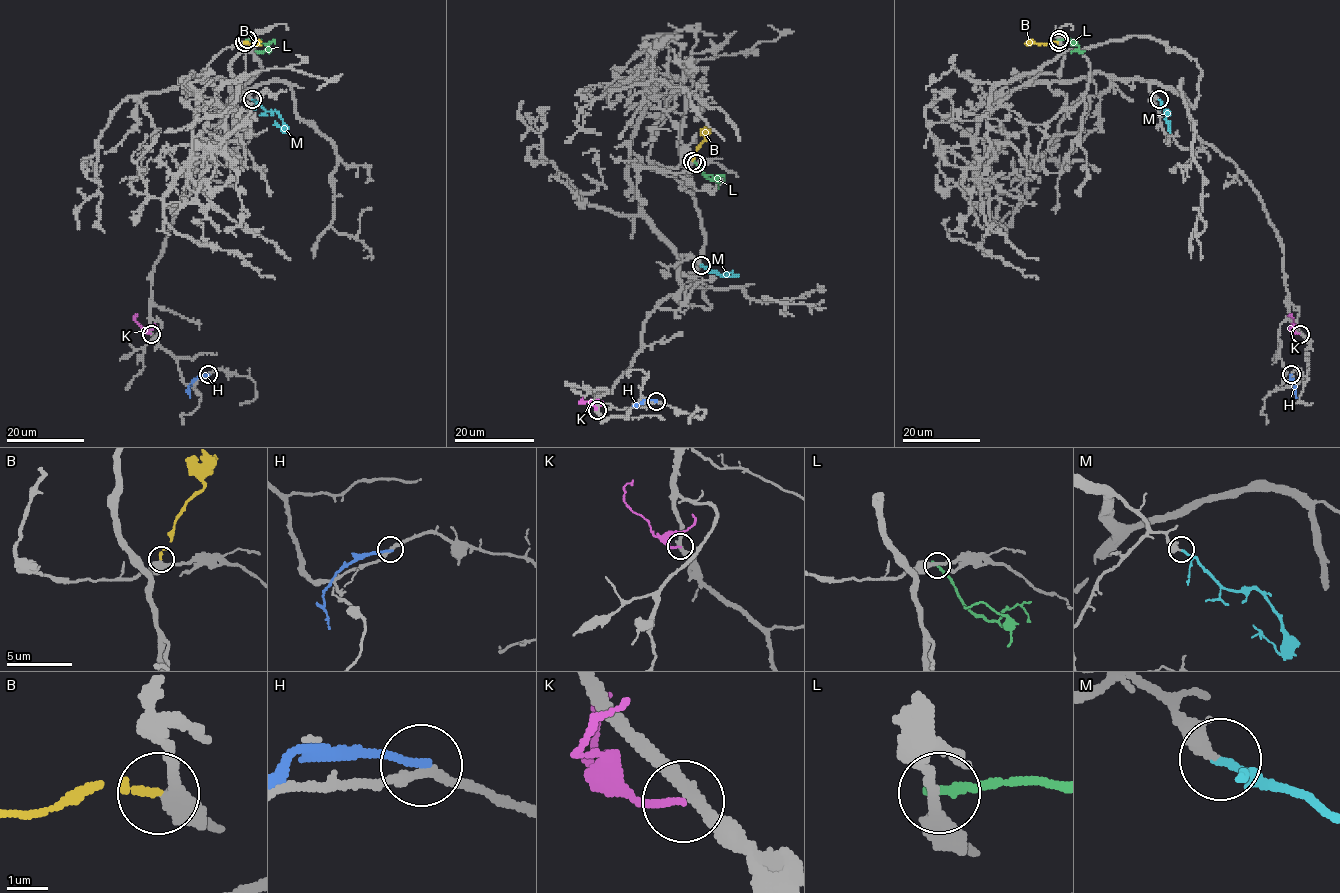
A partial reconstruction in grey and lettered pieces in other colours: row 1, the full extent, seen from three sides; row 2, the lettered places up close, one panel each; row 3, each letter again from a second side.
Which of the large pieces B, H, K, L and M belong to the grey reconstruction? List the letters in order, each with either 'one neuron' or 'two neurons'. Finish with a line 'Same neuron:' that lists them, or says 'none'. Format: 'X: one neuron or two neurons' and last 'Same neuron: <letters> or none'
B: two neurons
H: two neurons
K: two neurons
L: two neurons
M: one neuron
Same neuron: M

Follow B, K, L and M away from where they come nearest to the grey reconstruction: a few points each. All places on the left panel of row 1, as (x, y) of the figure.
B: (244, 42), (256, 44), (260, 41)
K: (151, 334), (135, 320), (137, 315)
L: (247, 40), (258, 39), (267, 47), (260, 52), (255, 51)
M: (253, 99), (265, 110), (274, 110), (283, 127), (274, 121)

